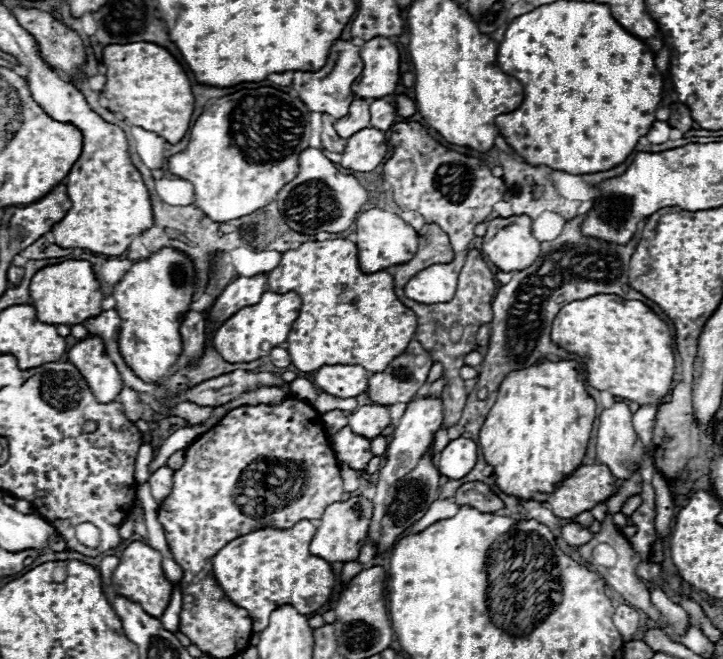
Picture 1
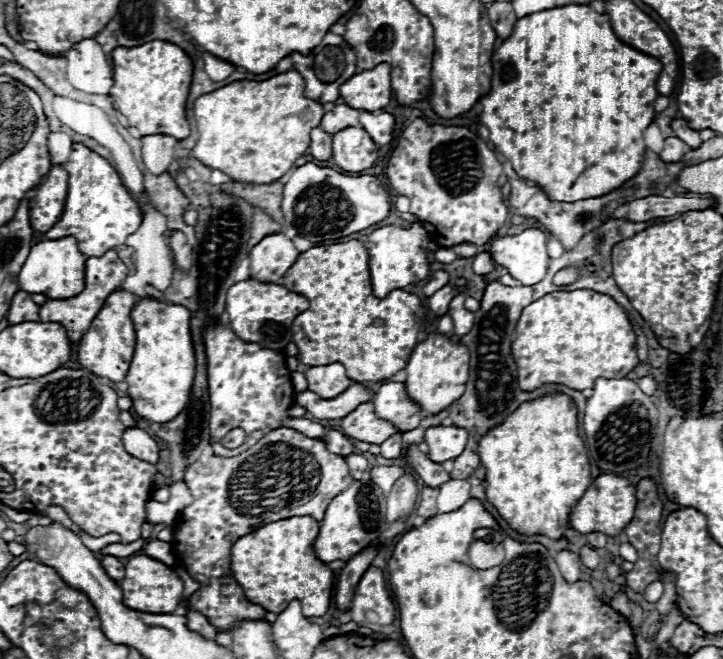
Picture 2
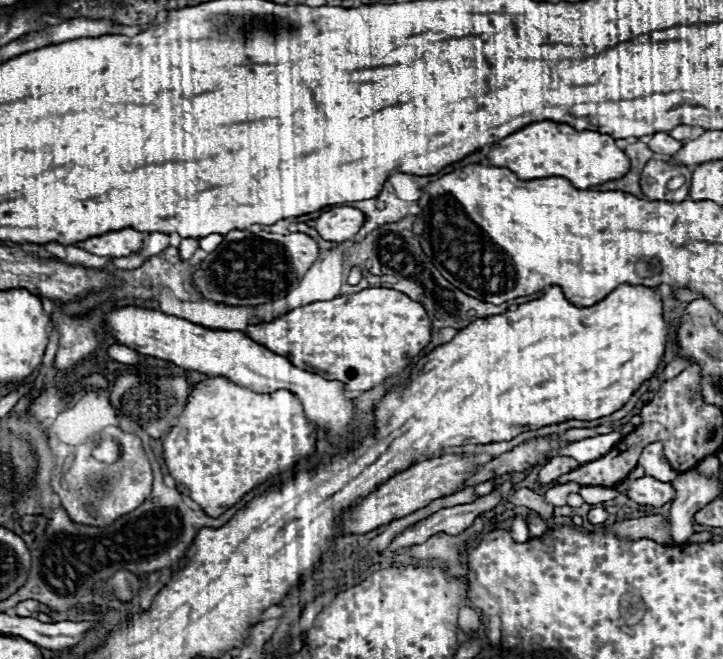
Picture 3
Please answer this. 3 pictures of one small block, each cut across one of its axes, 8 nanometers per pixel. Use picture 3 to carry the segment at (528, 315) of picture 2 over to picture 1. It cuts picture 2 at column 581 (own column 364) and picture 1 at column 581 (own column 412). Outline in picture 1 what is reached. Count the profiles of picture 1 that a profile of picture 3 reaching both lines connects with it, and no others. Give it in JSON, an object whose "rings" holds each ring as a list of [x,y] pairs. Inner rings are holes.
{"rings":[[[598,294],[586,300],[574,300],[566,304],[552,322],[552,342],[568,352],[582,358],[588,370],[588,384],[596,390],[606,390],[616,398],[644,404],[662,404],[664,396],[672,392],[674,378],[674,350],[670,326],[660,320],[660,316],[640,300],[624,300],[614,294]]]}

